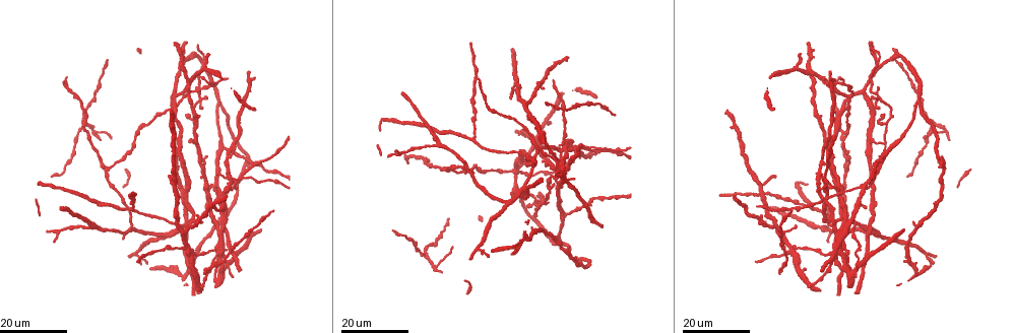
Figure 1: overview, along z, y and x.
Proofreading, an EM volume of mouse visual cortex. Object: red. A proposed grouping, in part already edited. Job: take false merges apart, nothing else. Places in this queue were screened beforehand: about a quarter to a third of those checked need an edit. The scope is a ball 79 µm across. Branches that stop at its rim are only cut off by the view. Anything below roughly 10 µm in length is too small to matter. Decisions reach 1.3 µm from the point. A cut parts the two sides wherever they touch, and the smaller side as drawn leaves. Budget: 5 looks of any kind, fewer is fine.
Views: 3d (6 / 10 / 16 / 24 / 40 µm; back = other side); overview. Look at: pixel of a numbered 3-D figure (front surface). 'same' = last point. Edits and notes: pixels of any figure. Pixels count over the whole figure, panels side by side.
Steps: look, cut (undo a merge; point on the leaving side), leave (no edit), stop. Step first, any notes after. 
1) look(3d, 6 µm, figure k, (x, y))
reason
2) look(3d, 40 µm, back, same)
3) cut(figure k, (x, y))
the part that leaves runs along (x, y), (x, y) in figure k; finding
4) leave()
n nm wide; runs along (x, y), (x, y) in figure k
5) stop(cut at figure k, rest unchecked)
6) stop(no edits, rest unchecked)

look(3d, 24 µm, figure 1, (514, 173))

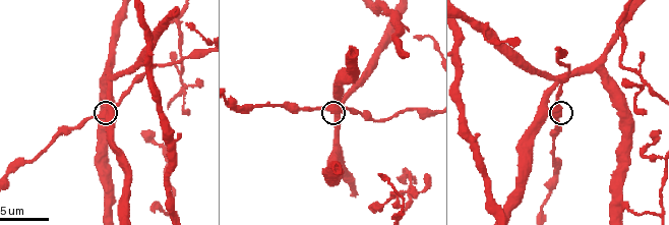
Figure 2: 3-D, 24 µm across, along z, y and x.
look(3d, 10 µm, figure 2, (101, 114))
closer look

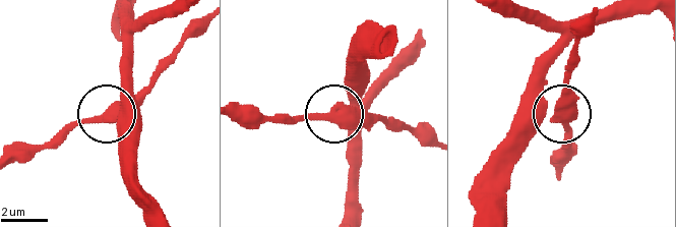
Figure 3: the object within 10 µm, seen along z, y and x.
leave()
410 nm wide; all the same neuron

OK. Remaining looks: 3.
look(3d, 16 µm, figure 1, (242, 179))
small branch off a trunk

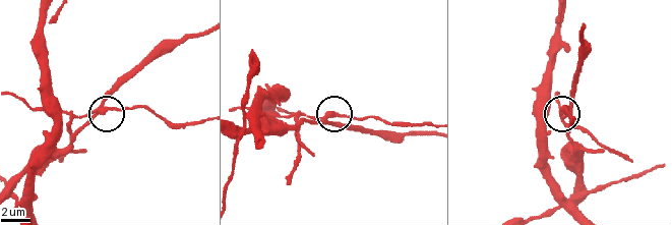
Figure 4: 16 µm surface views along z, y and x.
look(3d, 10 µm, figure 4, (328, 120))

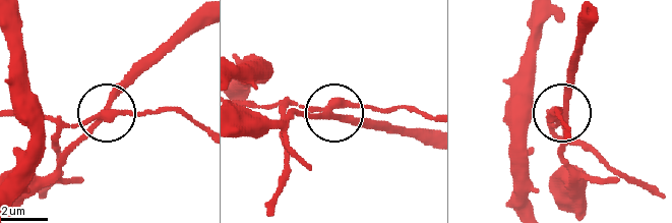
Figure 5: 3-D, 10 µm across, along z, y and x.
leave()
4 arms; runs along (12, 209), (106, 113), (168, 111) in figure 5; all the same neuron

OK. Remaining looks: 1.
stop(no edits, rest unchecked)

